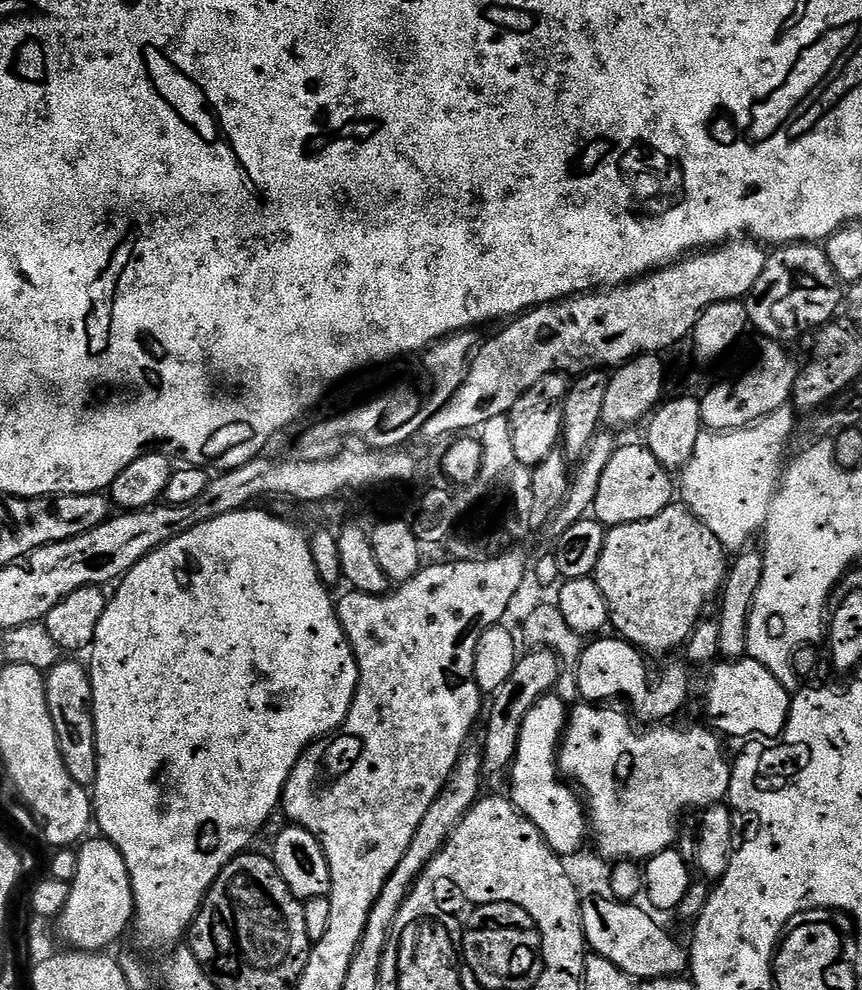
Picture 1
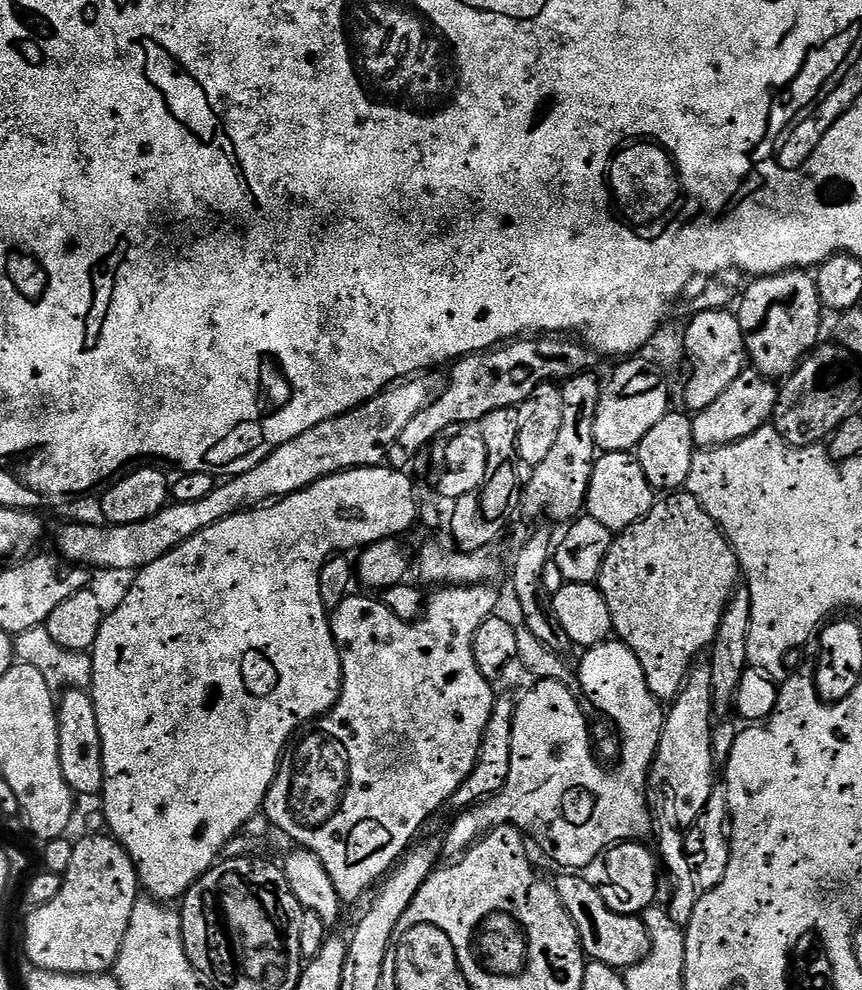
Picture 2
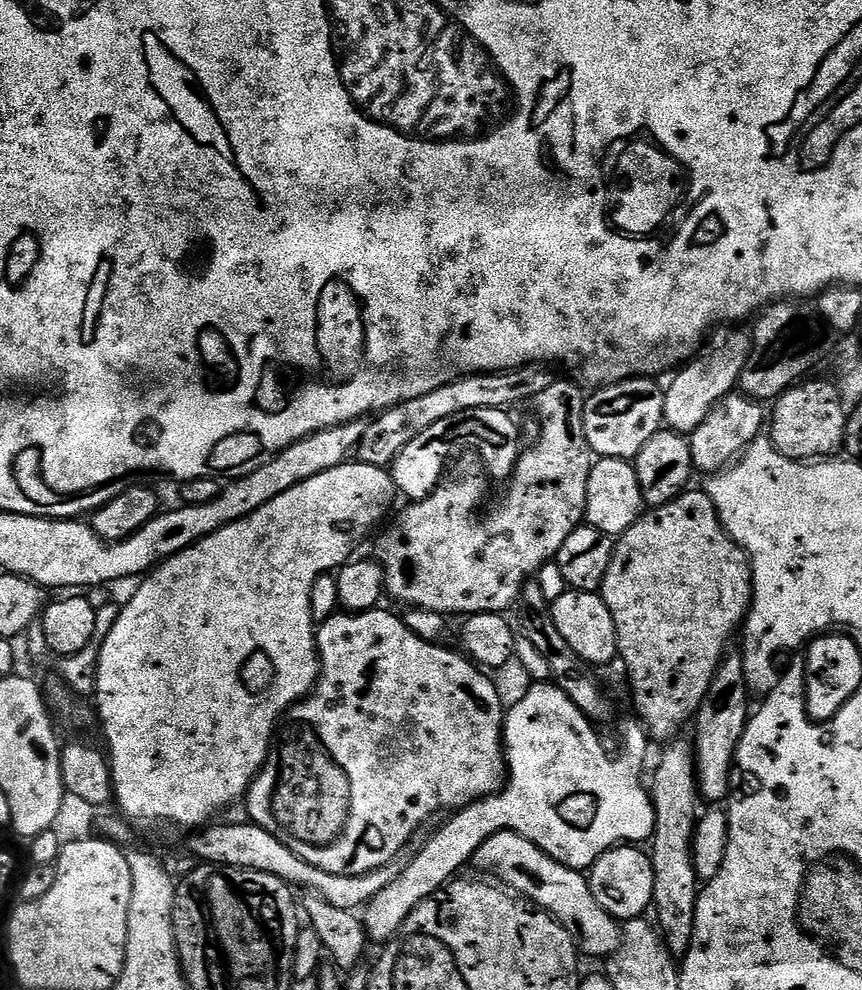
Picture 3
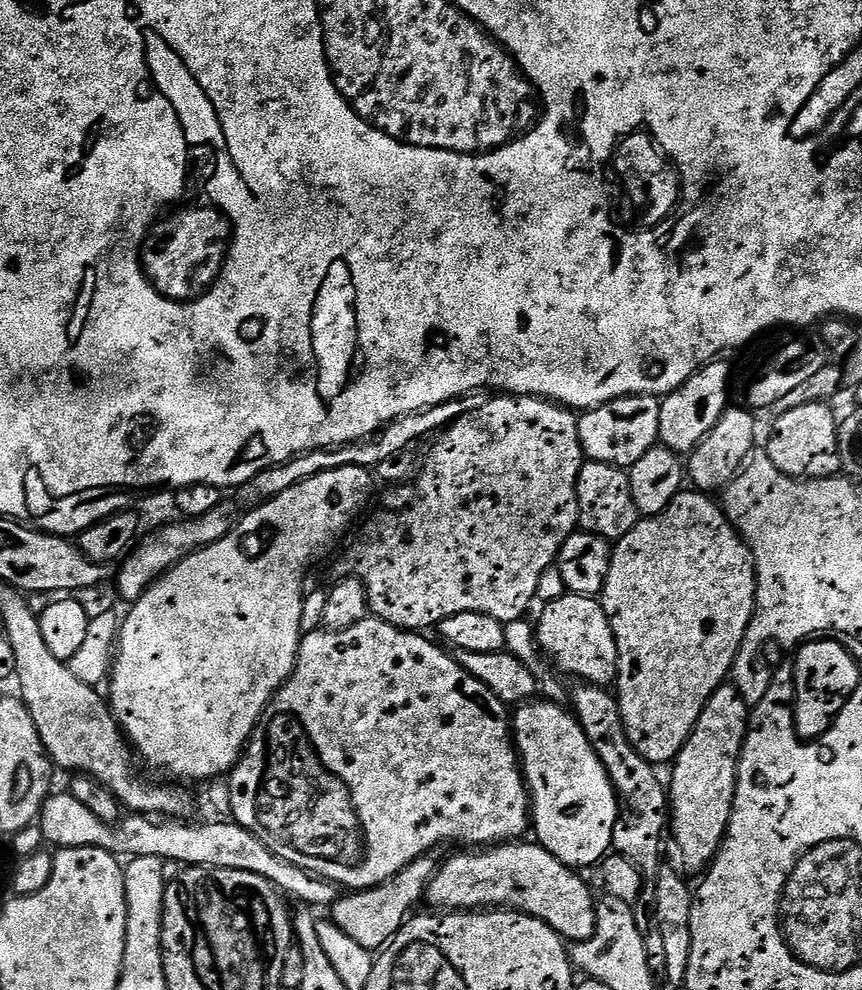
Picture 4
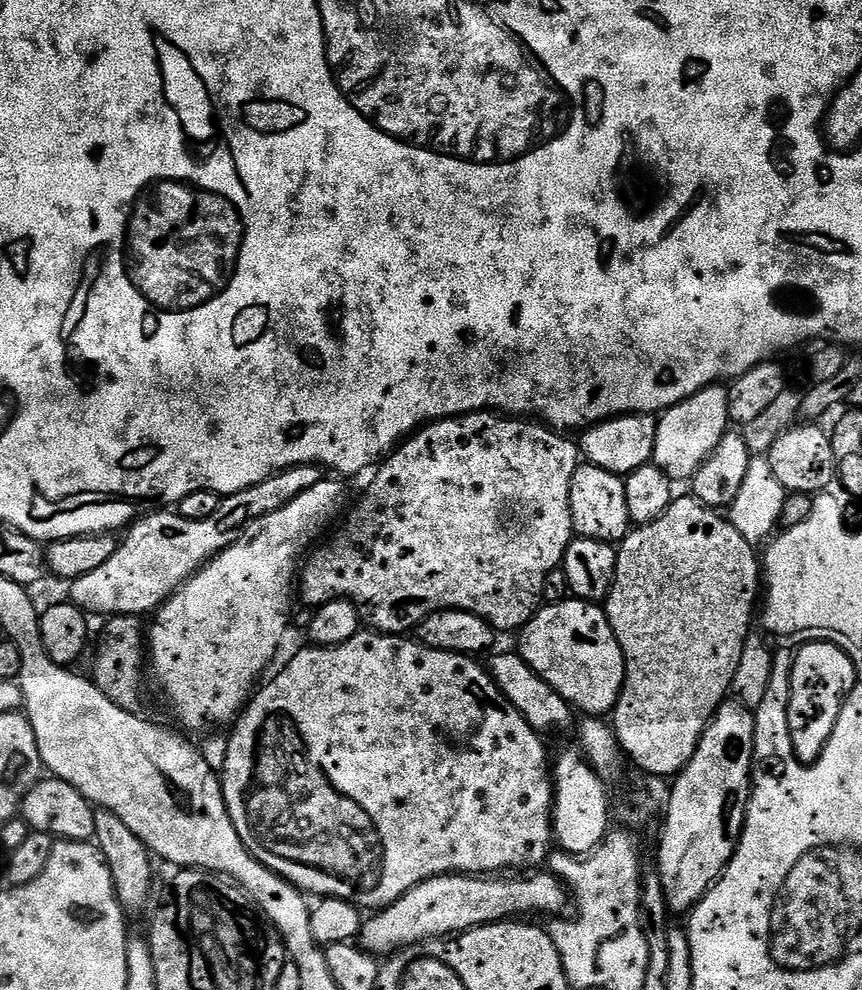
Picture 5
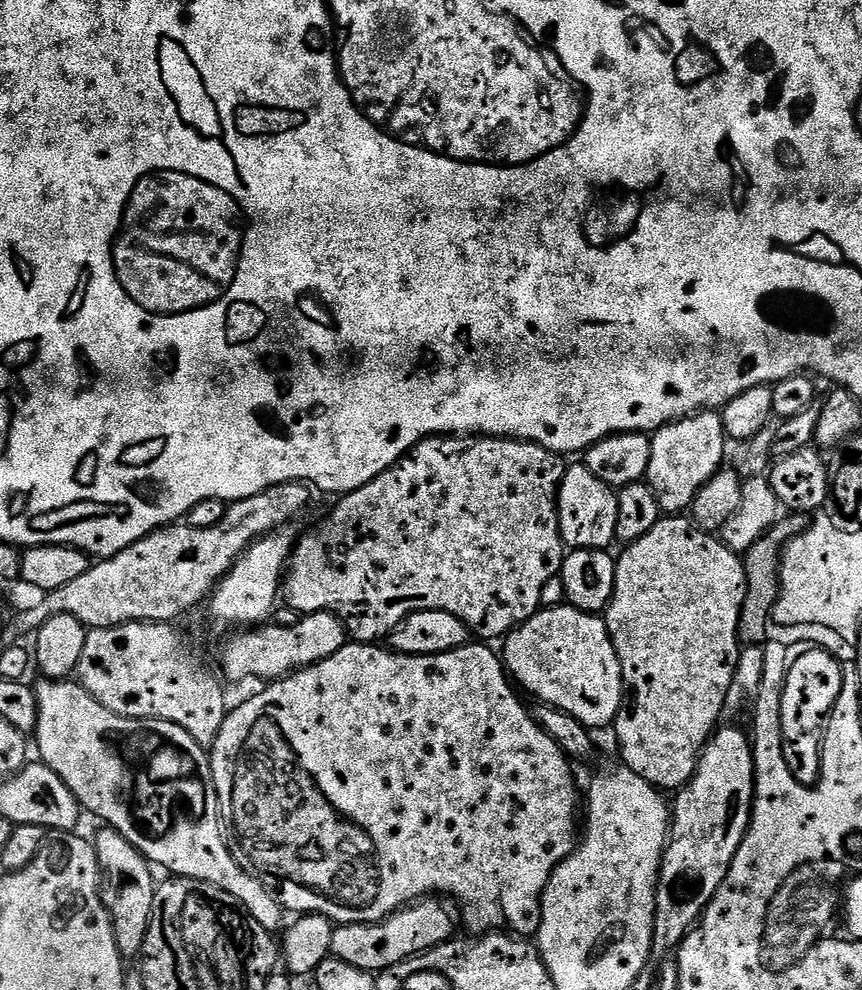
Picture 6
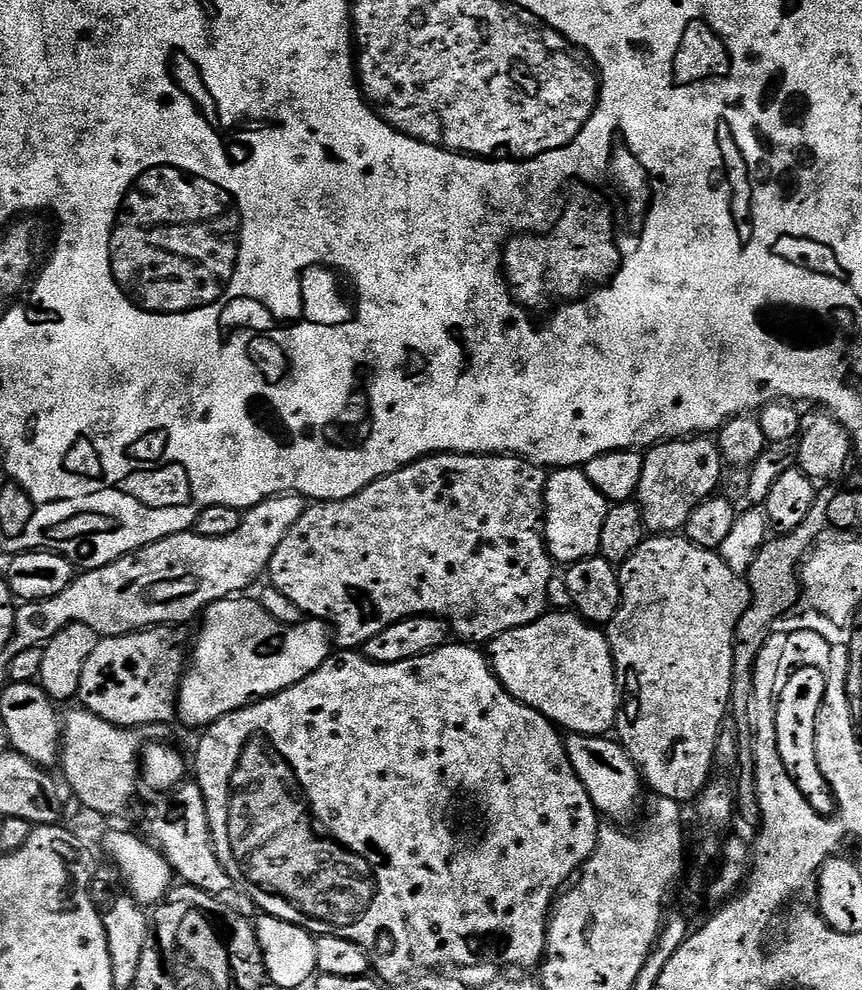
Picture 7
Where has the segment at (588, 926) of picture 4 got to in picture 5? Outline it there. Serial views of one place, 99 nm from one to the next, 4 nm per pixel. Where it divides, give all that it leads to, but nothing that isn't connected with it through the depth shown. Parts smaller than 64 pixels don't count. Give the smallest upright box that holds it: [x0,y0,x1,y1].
[358,870,570,958]

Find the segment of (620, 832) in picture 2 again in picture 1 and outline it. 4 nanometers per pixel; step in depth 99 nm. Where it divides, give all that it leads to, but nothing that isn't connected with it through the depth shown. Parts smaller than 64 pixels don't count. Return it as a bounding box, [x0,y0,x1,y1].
[510,638,690,858]

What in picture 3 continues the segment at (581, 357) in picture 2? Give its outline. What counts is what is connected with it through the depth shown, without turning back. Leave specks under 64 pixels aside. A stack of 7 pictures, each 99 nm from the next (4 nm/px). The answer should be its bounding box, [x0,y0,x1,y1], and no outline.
[358,364,554,468]

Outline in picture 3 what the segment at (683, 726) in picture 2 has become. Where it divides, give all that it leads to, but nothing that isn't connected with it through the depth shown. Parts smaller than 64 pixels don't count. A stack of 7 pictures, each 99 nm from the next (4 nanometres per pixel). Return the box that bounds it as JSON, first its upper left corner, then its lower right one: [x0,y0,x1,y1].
[650,738,701,958]

